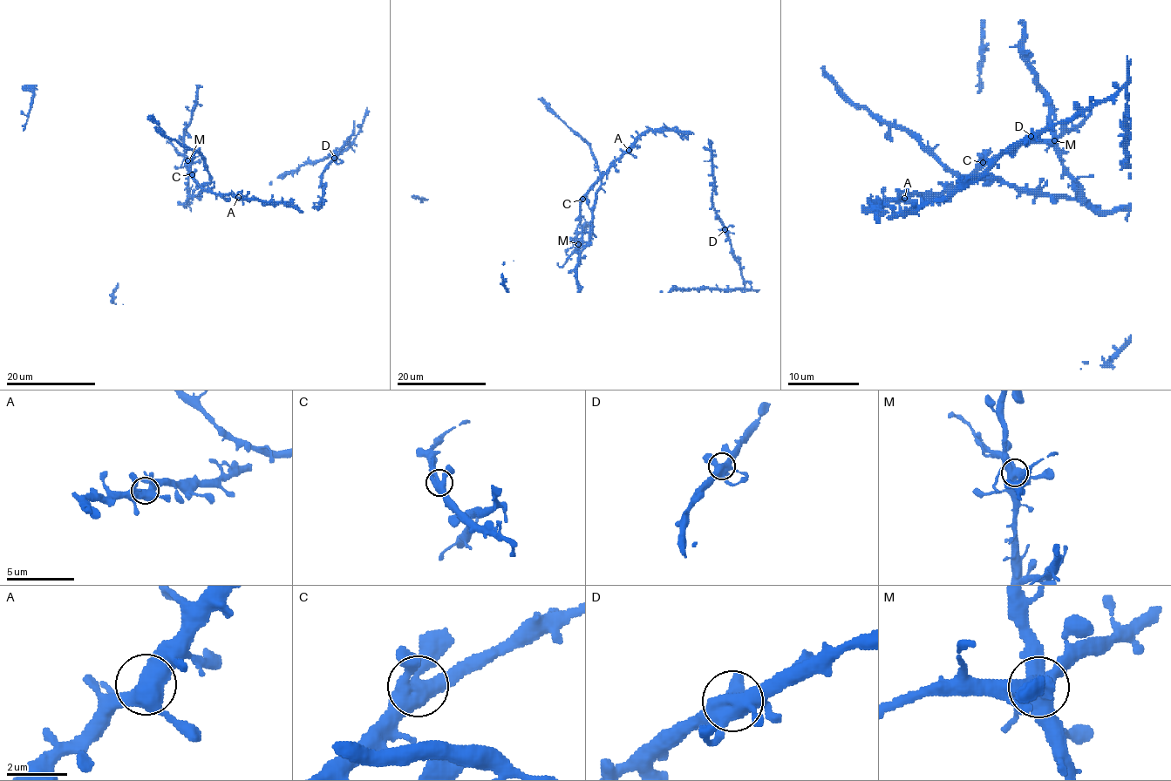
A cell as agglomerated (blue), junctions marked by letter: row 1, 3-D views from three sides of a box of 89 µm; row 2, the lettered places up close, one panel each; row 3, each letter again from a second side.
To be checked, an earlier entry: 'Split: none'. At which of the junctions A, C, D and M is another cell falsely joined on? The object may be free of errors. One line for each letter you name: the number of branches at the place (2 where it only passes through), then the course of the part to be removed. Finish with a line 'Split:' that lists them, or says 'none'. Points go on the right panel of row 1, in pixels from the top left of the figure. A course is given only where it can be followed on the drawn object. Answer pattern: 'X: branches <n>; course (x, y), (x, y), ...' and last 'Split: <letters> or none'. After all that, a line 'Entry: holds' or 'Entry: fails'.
M: branches 5
Split: M
Entry: fails

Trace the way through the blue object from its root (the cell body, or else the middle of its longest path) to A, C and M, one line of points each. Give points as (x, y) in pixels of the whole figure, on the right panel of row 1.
A: (999, 157), (983, 160), (963, 180), (940, 193), (908, 194), (904, 198)
C: (999, 157), (991, 157), (983, 162)
M: (999, 157), (1031, 141), (1054, 141)

